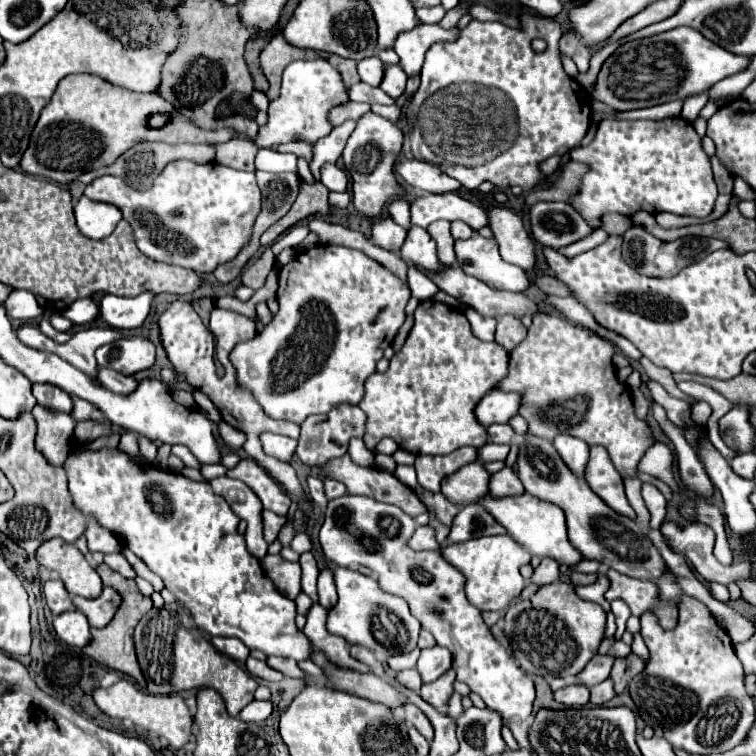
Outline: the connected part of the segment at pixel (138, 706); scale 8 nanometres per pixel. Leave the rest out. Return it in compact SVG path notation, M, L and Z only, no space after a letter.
M122 678L110 688L96 688L94 700L104 714L108 714L112 718L120 718L120 720L130 718L136 728L156 732L158 736L166 738L170 742L170 746L174 746L174 748L182 748L192 736L192 716L190 716L188 706L184 704L182 696L178 696L178 694L172 694L172 696L146 694L146 692L138 690L132 680Z

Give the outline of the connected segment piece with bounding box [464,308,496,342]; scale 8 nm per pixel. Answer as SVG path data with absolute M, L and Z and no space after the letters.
M466 308L464 314L466 314L468 322L472 324L472 334L478 340L484 340L484 342L492 342L494 340L494 330L496 330L496 320L494 318L484 318L478 312L474 312L472 308Z

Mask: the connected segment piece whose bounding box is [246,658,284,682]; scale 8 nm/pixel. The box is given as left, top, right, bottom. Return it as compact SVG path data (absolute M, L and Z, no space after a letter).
M248 658L246 668L248 668L248 672L250 672L252 676L258 676L258 678L262 678L262 680L266 680L266 682L280 682L280 680L284 678L278 670L270 668L266 662L260 662L260 660L256 660L256 658Z

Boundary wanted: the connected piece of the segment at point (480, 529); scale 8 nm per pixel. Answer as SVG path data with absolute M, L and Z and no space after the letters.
M466 504L452 522L450 542L466 542L494 534L506 534L506 530L480 504Z

